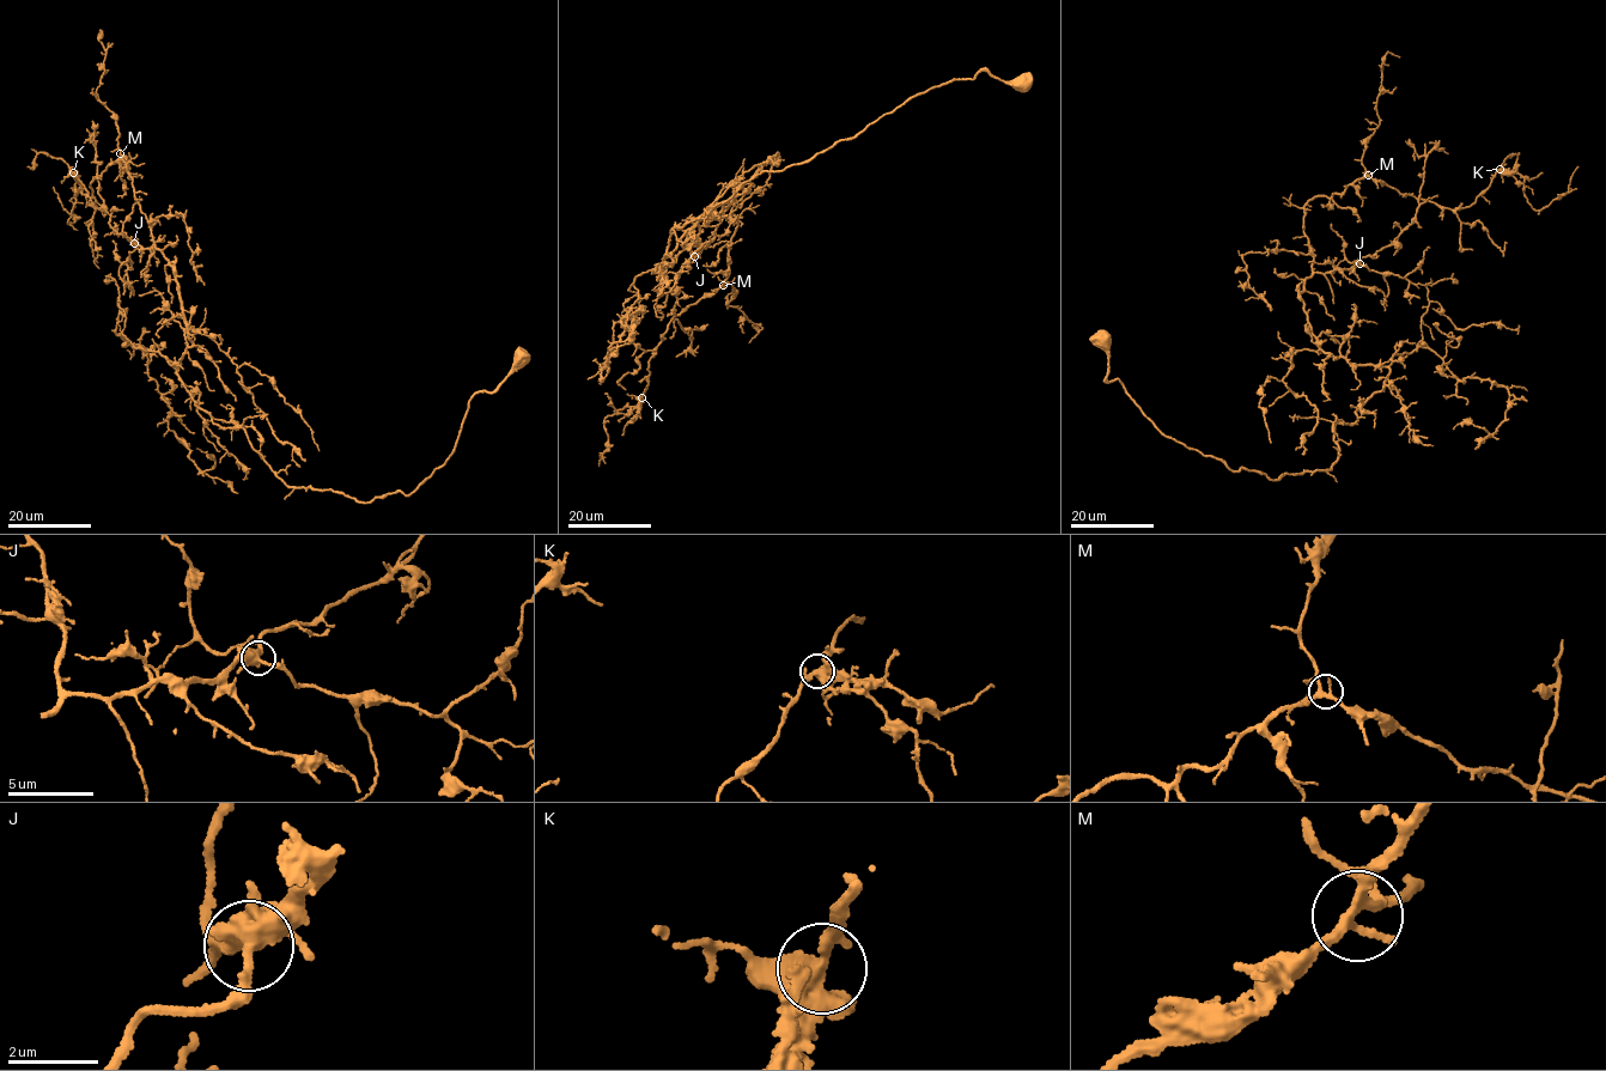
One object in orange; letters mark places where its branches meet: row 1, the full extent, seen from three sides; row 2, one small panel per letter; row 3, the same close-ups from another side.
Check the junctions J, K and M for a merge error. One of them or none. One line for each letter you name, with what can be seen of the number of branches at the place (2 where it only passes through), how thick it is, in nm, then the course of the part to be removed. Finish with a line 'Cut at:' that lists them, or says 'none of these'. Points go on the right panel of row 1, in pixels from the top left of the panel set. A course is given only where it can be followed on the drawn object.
Cut at: none of these

